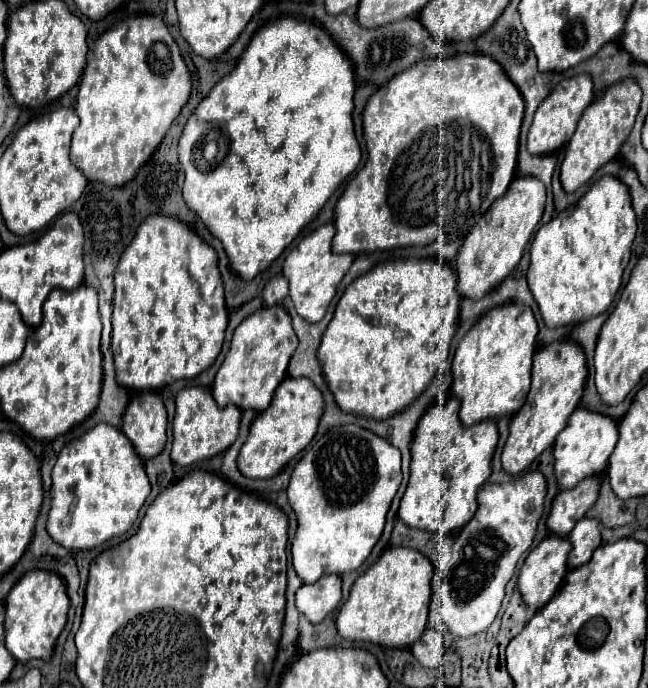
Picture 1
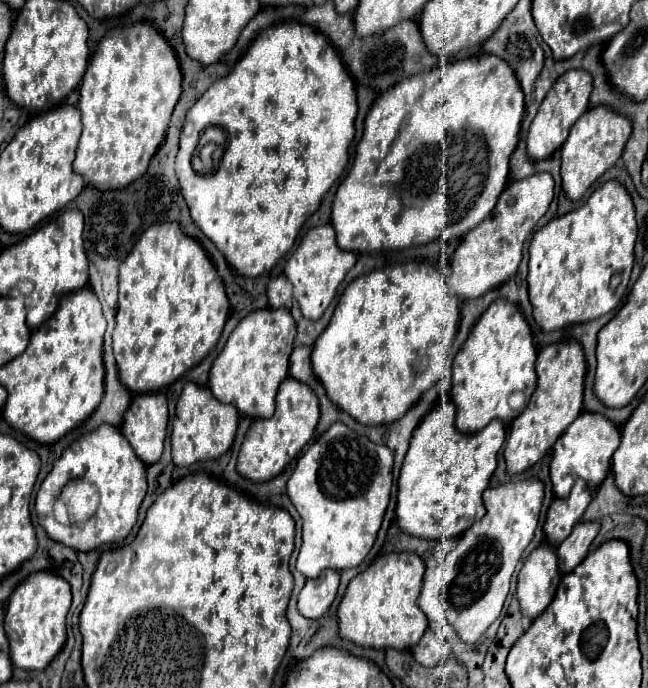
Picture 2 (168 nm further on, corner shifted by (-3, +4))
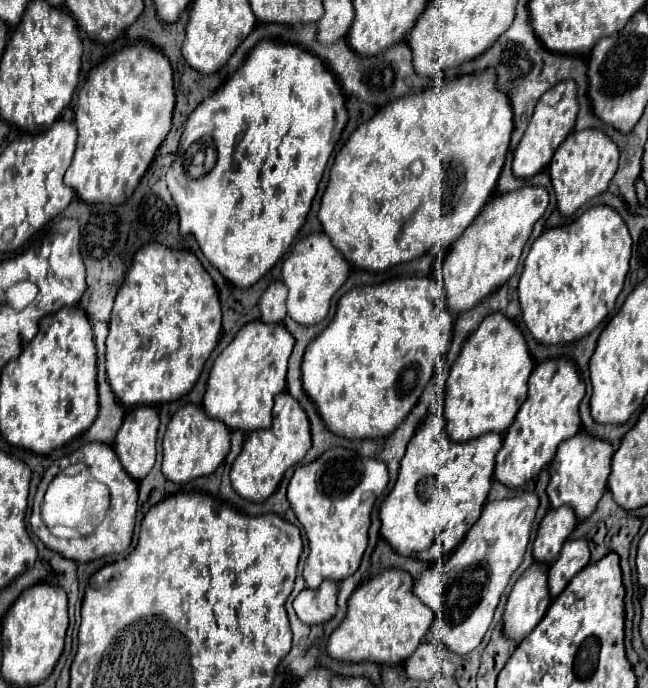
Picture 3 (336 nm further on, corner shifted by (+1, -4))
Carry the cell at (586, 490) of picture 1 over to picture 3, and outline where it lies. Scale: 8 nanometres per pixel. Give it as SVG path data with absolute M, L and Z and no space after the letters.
M570 506L548 510L548 514L540 522L538 536L534 540L534 560L546 566L556 562L560 546L568 540L576 524L578 518Z

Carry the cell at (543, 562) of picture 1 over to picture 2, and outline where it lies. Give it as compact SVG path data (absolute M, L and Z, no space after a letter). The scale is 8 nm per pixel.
M540 544L524 562L518 574L516 598L520 612L528 618L540 616L552 602L560 582L556 550L550 544Z

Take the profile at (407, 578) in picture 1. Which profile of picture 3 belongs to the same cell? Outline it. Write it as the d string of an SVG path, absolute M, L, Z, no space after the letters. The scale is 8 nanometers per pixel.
M388 568L388 570L380 572L378 576L370 578L368 582L360 584L348 600L346 618L332 632L332 636L328 640L328 654L336 660L346 660L346 662L364 662L364 660L376 662L376 664L402 664L402 662L406 662L412 656L412 652L416 650L416 646L424 640L426 632L430 630L430 626L434 622L434 614L430 612L430 608L426 608L416 598L412 588L414 588L412 576L404 570L394 570L394 568Z

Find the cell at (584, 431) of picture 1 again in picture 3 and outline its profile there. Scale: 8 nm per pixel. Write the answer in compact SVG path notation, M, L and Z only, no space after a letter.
M578 432L576 438L570 438L568 442L562 442L556 450L556 458L552 460L548 472L550 472L550 484L548 484L548 498L552 508L560 506L572 506L576 510L578 520L588 518L602 494L606 492L606 482L610 474L610 460L612 460L614 448L608 440L600 440L590 436L588 432Z

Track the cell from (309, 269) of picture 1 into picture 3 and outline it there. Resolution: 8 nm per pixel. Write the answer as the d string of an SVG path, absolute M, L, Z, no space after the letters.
M310 234L302 238L282 264L282 280L288 288L288 314L302 326L312 326L324 320L330 308L330 300L336 290L346 282L350 264L340 258L340 252L332 246L326 234Z

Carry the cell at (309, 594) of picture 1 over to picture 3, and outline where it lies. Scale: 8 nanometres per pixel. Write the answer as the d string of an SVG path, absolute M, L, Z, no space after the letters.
M324 580L316 590L304 588L294 598L296 616L310 626L328 622L336 612L336 594L338 594L338 584L332 580Z

